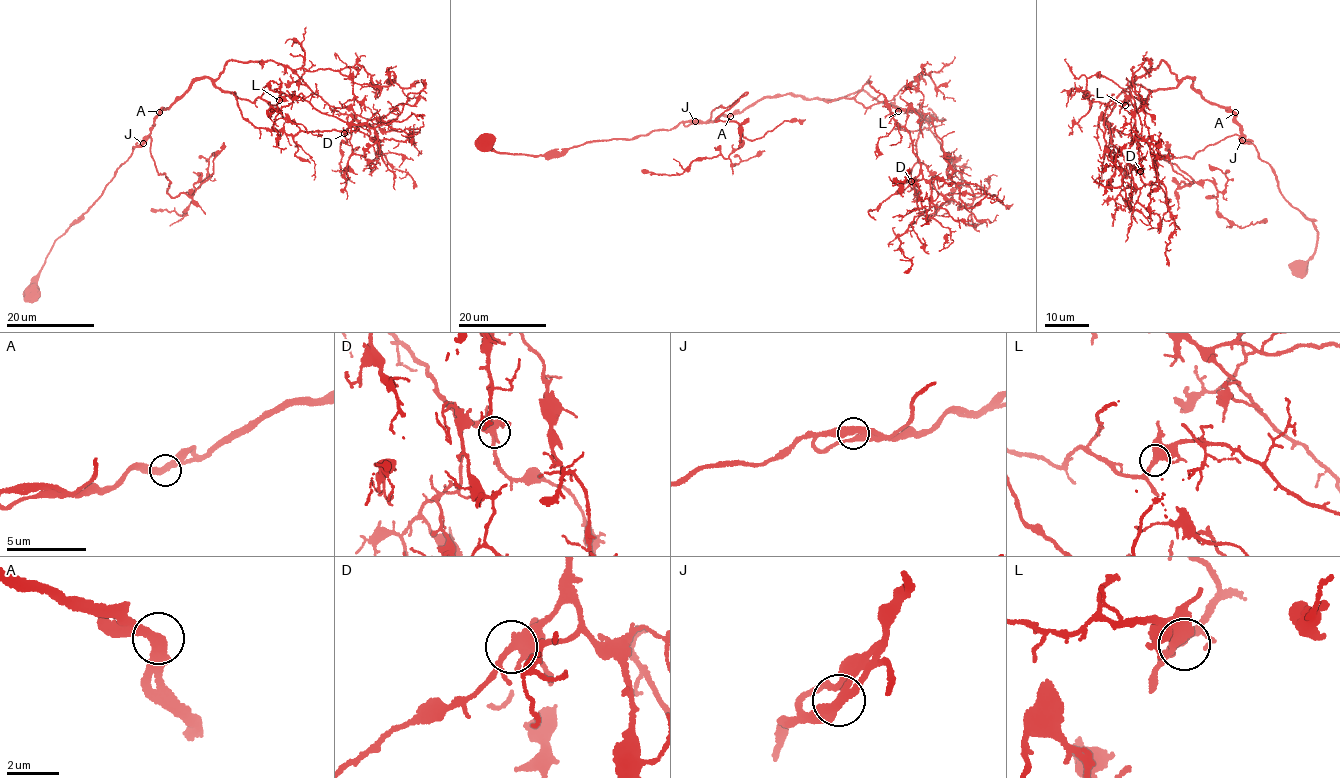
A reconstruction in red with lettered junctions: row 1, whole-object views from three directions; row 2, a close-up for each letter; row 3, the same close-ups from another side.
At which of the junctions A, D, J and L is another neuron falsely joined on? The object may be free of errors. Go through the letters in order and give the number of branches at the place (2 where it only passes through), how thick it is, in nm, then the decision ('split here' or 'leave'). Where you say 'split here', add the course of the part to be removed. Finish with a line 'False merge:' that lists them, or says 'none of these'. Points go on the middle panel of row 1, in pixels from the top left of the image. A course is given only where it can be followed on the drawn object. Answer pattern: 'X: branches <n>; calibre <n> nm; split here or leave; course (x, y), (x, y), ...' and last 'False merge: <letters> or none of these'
A: branches 2; calibre 360 nm; leave
D: branches 2; calibre 420 nm; leave
J: branches 2; calibre 380 nm; leave
L: branches 2; calibre 400 nm; leave
False merge: none of these

